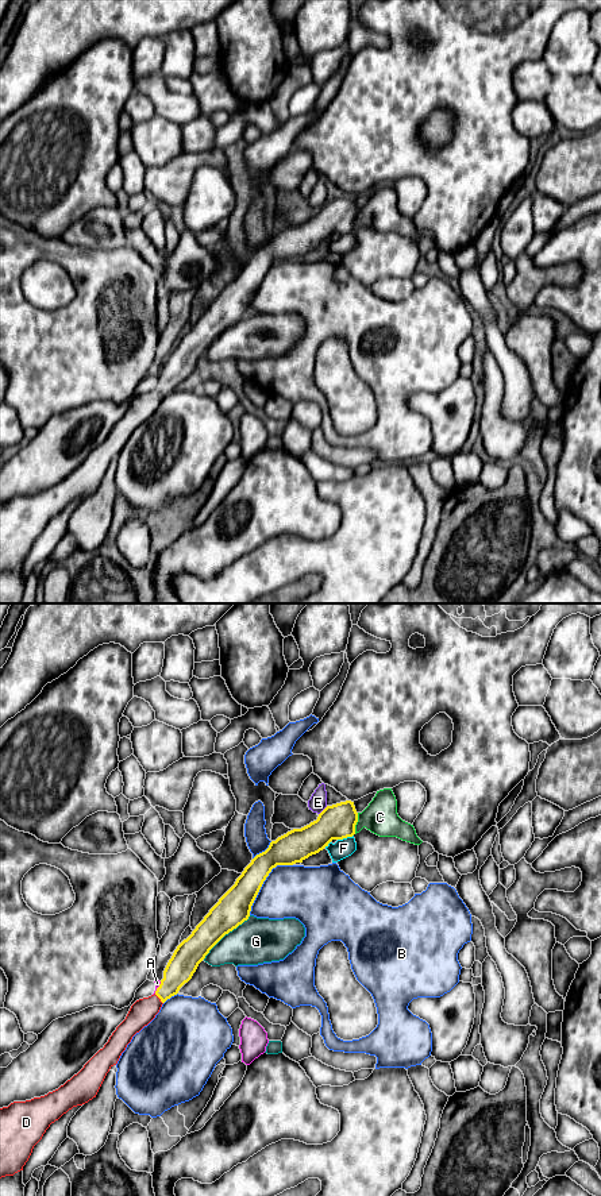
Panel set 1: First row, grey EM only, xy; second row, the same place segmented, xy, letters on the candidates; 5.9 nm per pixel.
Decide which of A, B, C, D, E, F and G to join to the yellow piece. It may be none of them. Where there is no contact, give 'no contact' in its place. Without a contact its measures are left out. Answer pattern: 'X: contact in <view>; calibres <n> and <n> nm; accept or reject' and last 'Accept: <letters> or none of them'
A: contact in xy; calibres 160 and 30 nm; reject
B: contact in xy; calibres 200 and 320 nm; reject
C: contact in xy; calibres 200 and 200 nm; reject
D: contact in xy; calibres 160 and 150 nm; accept
E: contact in xy; calibres 200 and 110 nm; reject
F: contact in xy; calibres 200 and 110 nm; reject
G: contact in xy; calibres 200 and 280 nm; reject
Accept: D

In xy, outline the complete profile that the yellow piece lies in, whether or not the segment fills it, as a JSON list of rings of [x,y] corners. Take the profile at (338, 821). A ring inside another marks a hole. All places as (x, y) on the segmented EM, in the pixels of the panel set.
[[[346,800],[327,806],[316,821],[271,841],[265,852],[251,860],[192,934],[177,946],[155,994],[131,1006],[104,1048],[77,1075],[45,1096],[14,1102],[0,1108],[0,1178],[23,1170],[34,1146],[51,1123],[73,1107],[96,1097],[107,1073],[117,1064],[132,1037],[192,979],[209,950],[249,919],[251,906],[271,869],[303,863],[328,846],[332,840],[352,837],[357,822],[354,802]]]

